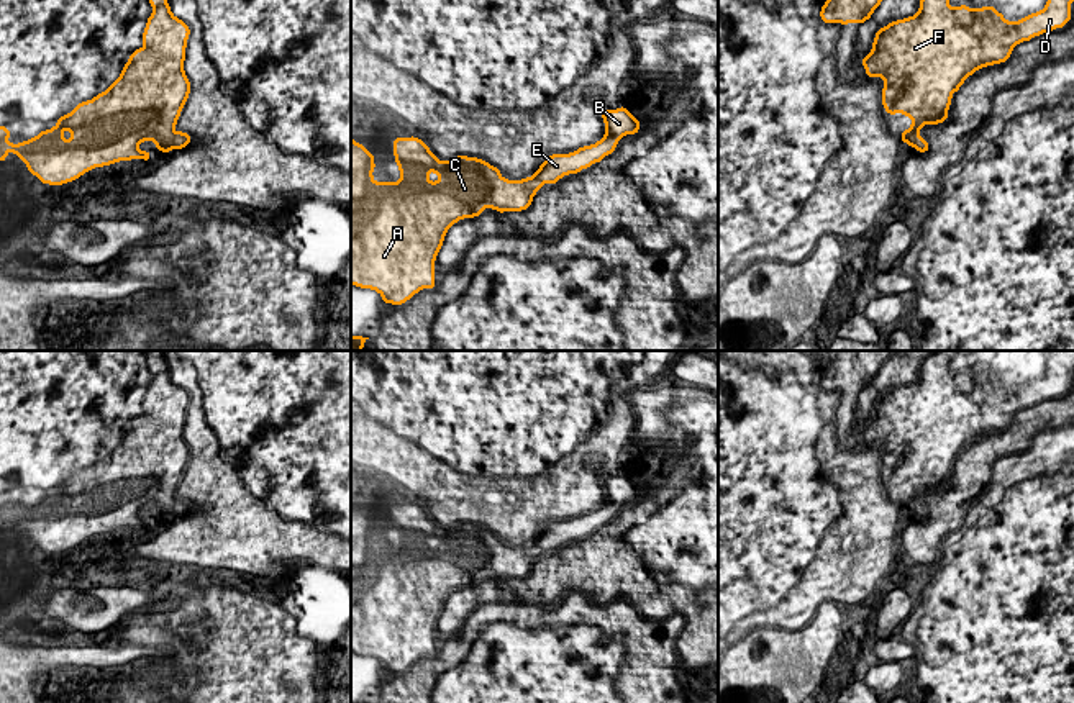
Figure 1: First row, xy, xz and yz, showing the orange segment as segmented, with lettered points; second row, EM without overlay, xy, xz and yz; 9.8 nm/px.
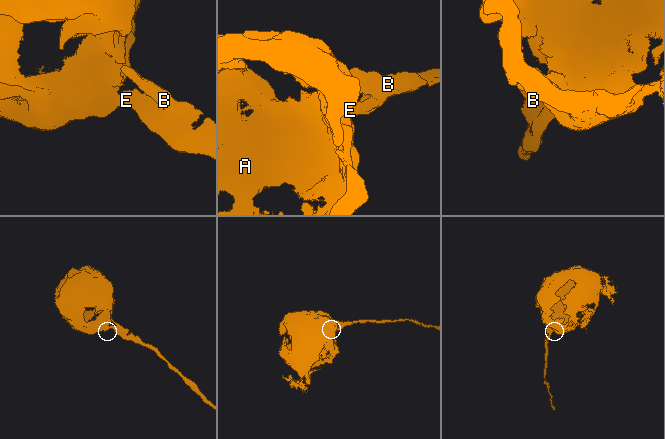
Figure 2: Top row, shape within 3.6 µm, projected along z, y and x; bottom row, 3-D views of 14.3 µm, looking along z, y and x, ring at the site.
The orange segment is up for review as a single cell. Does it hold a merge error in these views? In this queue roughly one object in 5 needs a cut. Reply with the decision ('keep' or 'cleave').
keep

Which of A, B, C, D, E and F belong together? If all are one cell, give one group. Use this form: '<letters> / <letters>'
A B C D E F

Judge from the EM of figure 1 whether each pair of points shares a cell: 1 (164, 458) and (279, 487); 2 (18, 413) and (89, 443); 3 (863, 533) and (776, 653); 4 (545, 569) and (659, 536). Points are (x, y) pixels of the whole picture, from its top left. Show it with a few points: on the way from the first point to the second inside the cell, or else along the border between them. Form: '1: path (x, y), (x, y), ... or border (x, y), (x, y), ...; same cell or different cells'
1: border (186, 426), (189, 464), (176, 489); different cells
2: path (36, 413), (51, 413), (71, 433); same cell
3: border (791, 630), (796, 631); different cells
4: path (573, 566), (607, 566), (632, 556); same cell

